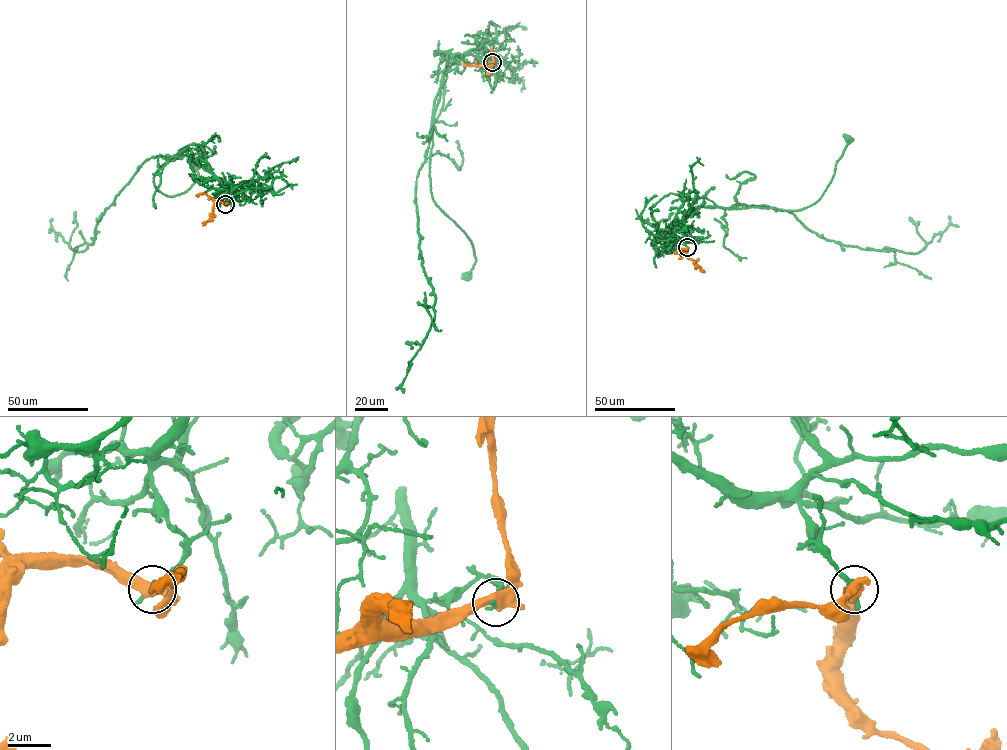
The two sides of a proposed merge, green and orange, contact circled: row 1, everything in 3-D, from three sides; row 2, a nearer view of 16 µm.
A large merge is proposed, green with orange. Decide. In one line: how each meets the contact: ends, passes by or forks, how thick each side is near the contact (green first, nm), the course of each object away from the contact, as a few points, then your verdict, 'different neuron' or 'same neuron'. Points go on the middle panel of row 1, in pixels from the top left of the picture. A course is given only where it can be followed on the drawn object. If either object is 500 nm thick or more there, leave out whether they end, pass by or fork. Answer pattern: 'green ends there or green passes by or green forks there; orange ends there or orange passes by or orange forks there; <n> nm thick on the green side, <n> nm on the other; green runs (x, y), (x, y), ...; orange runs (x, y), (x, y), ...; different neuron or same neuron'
green ends there; orange forks there; 320 nm thick on the green side, 420 nm on the other; green runs (492, 63), (477, 49), (448, 68), (434, 117), (432, 198), (469, 238), (476, 259), (469, 275); orange runs (492, 62), (483, 64), (489, 67), (488, 74); different neuron

